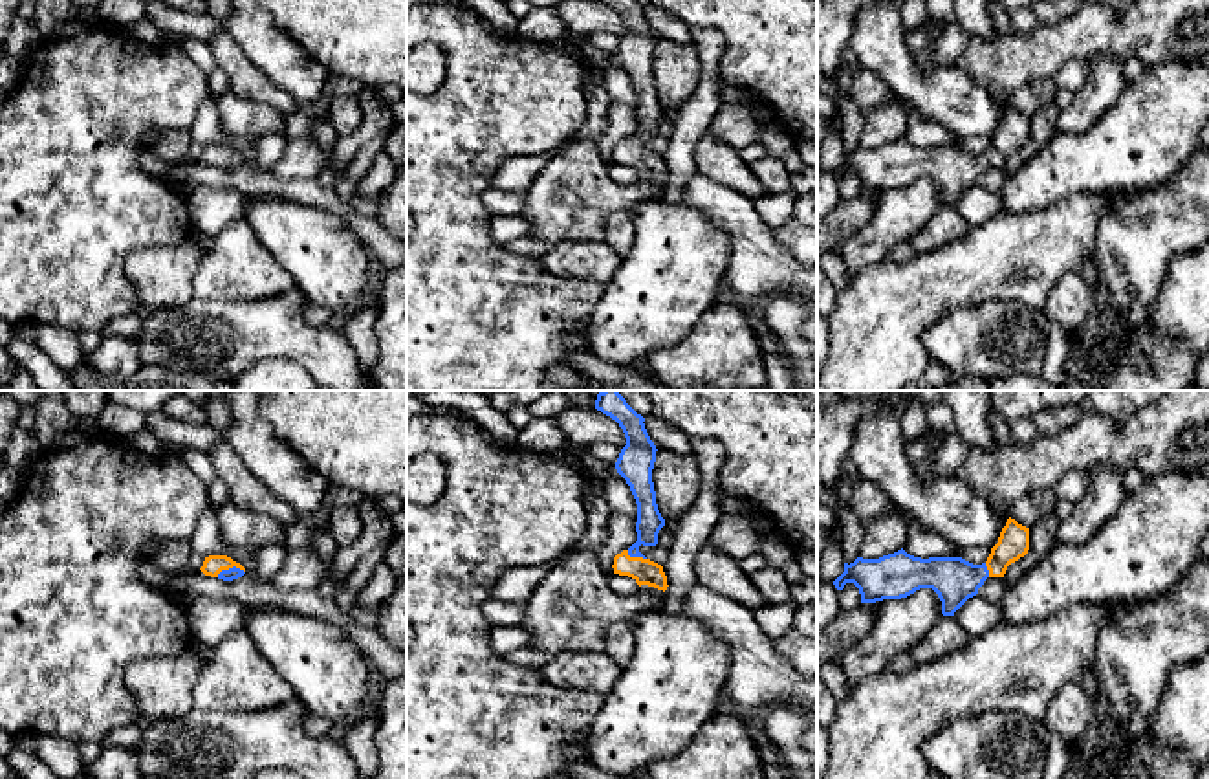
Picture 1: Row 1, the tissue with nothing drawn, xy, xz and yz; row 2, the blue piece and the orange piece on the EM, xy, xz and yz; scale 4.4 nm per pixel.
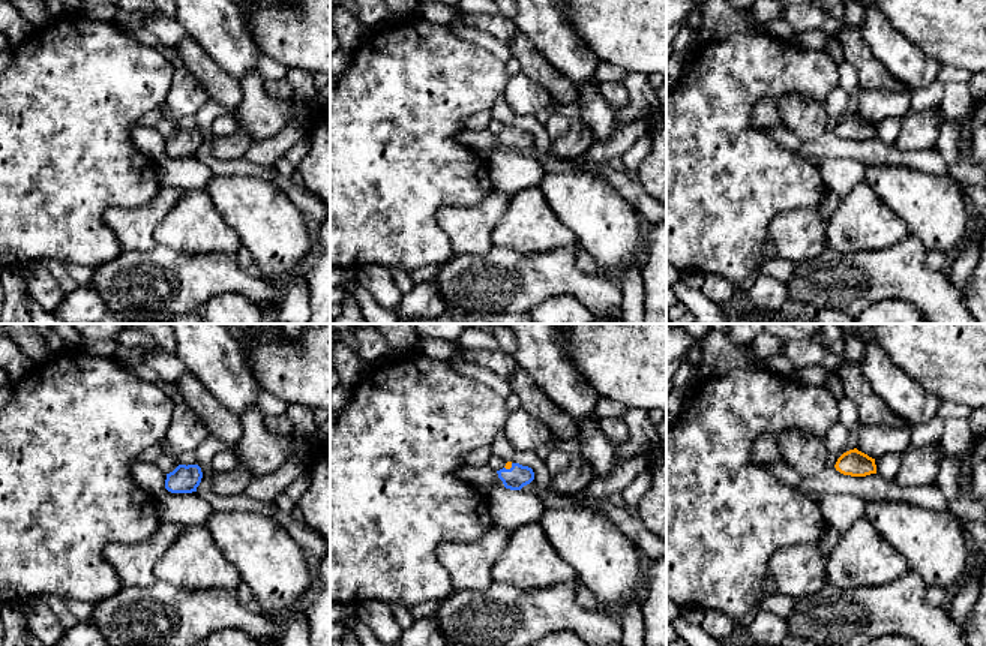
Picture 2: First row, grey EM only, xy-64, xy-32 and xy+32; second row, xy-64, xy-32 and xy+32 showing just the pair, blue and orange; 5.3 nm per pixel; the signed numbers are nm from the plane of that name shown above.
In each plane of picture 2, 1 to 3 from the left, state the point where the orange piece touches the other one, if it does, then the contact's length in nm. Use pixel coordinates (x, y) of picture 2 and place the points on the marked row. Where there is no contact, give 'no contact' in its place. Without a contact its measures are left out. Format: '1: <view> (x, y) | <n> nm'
1: no contact
2: xy-32 (511, 468) | 50 nm
3: no contact

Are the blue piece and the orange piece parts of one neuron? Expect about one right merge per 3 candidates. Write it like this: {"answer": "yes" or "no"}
{"answer": "yes"}

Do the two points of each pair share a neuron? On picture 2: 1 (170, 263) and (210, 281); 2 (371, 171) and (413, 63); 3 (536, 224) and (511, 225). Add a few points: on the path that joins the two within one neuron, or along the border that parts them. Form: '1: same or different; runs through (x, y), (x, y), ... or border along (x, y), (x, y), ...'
1: same; runs through (180, 273), (186, 279), (200, 279)
2: same; runs through (374, 144), (374, 122), (405, 90)
3: same; runs through (530, 225), (517, 225)

